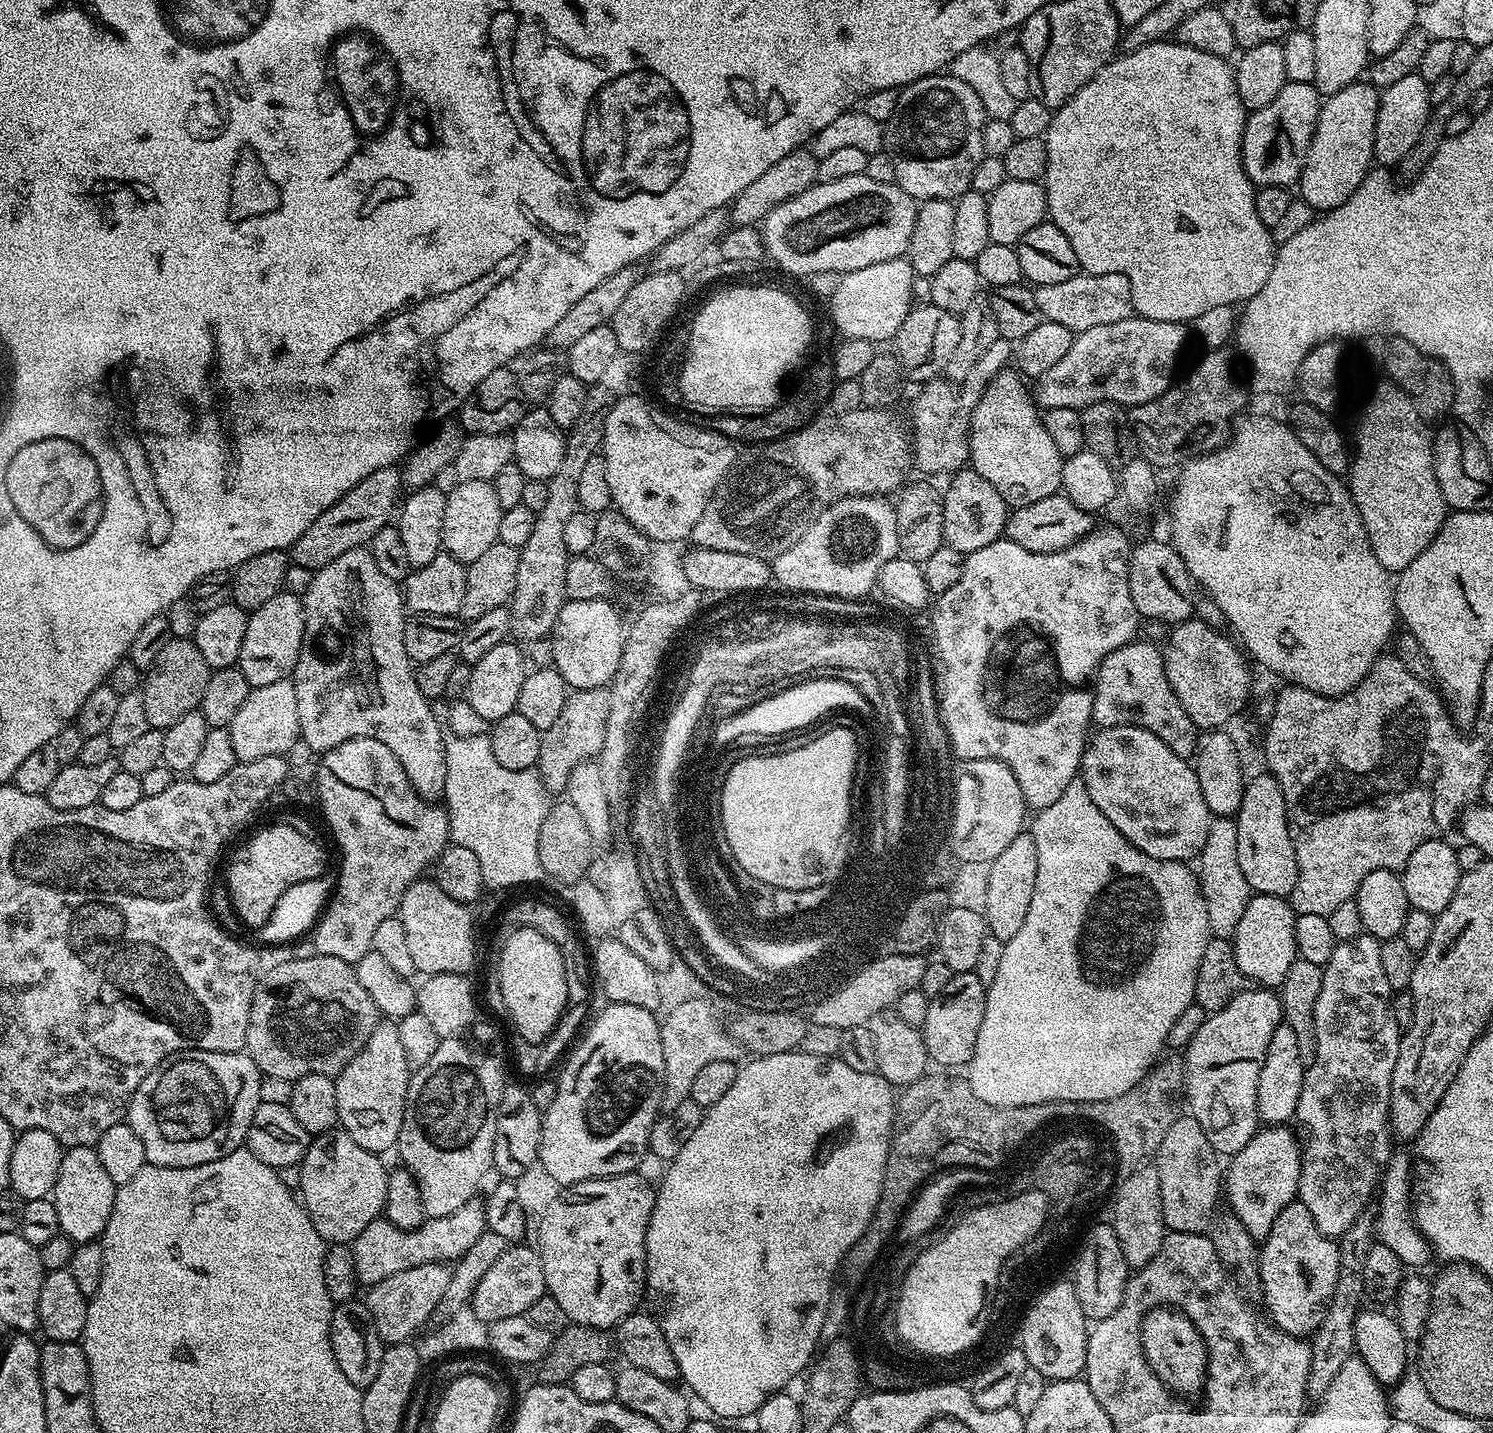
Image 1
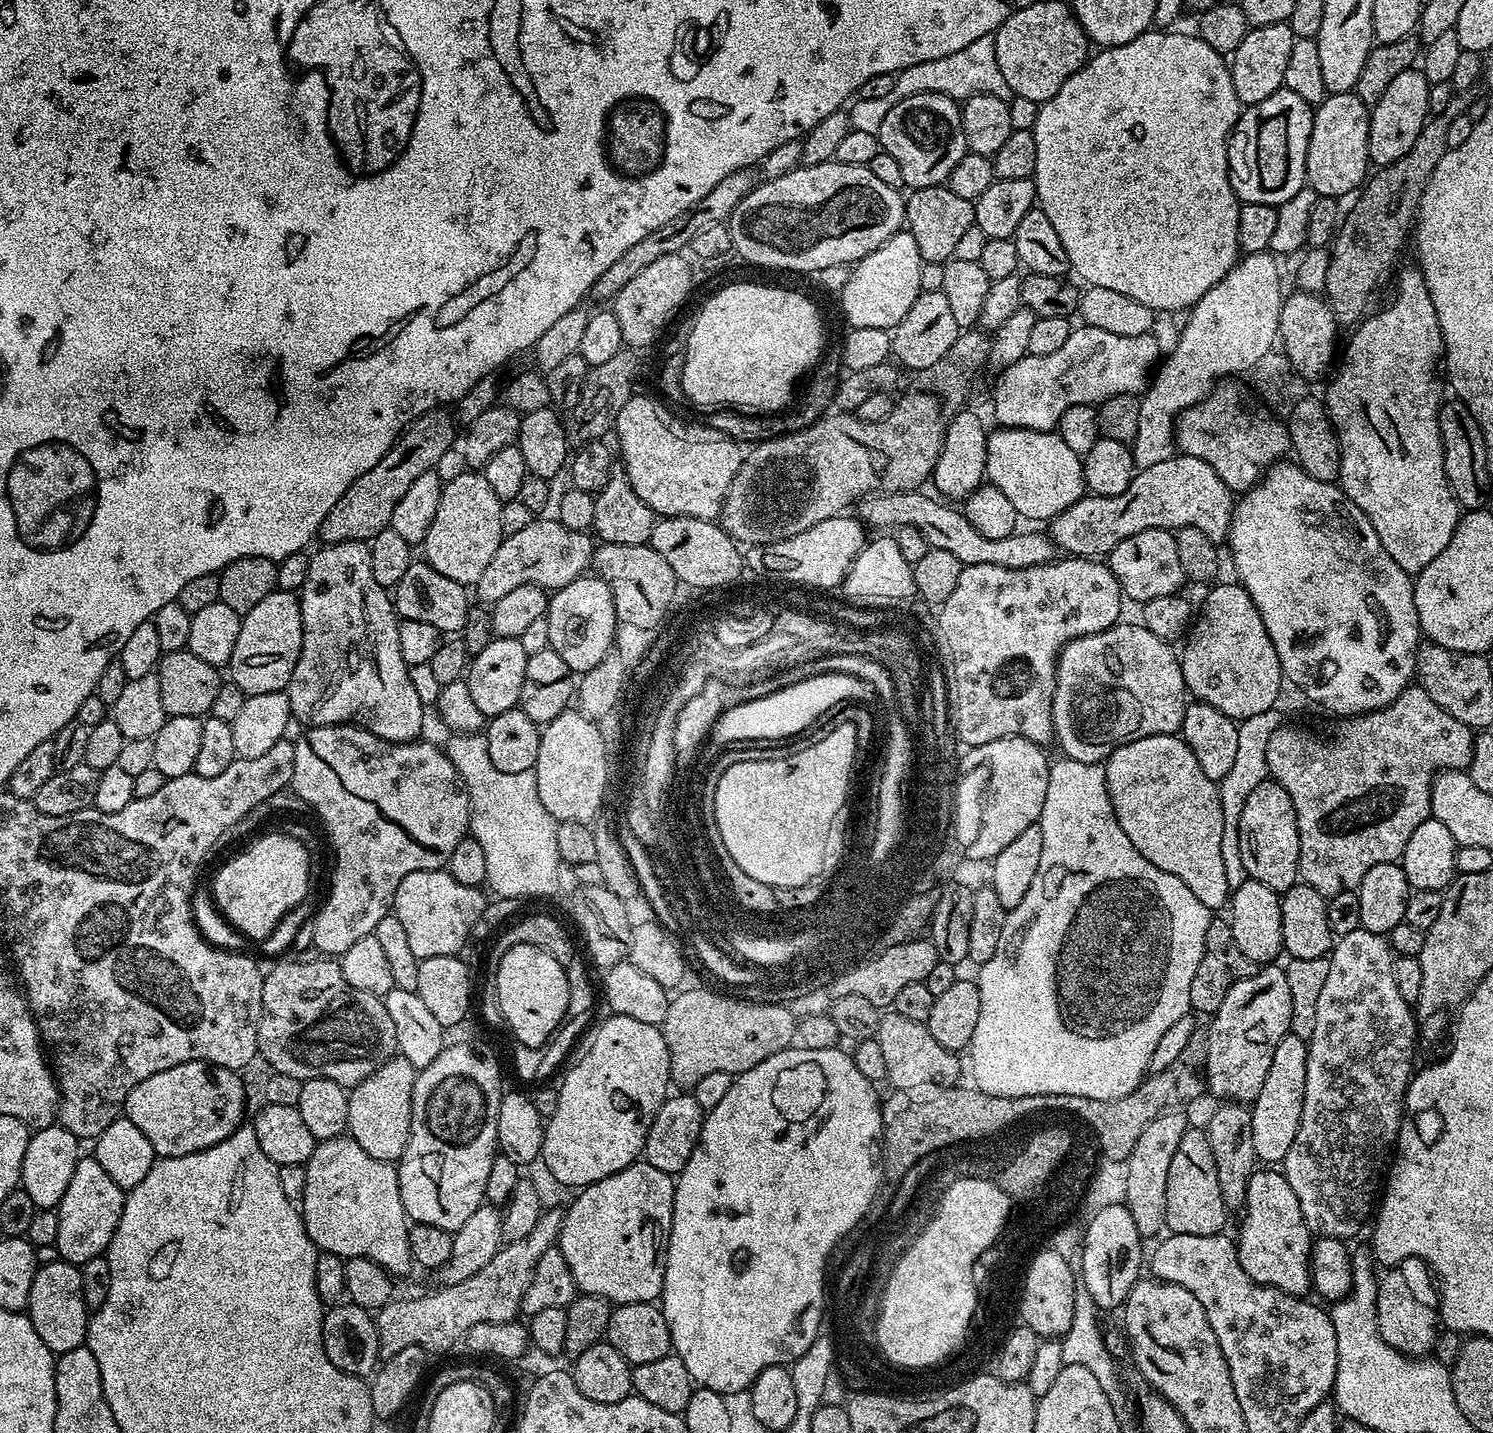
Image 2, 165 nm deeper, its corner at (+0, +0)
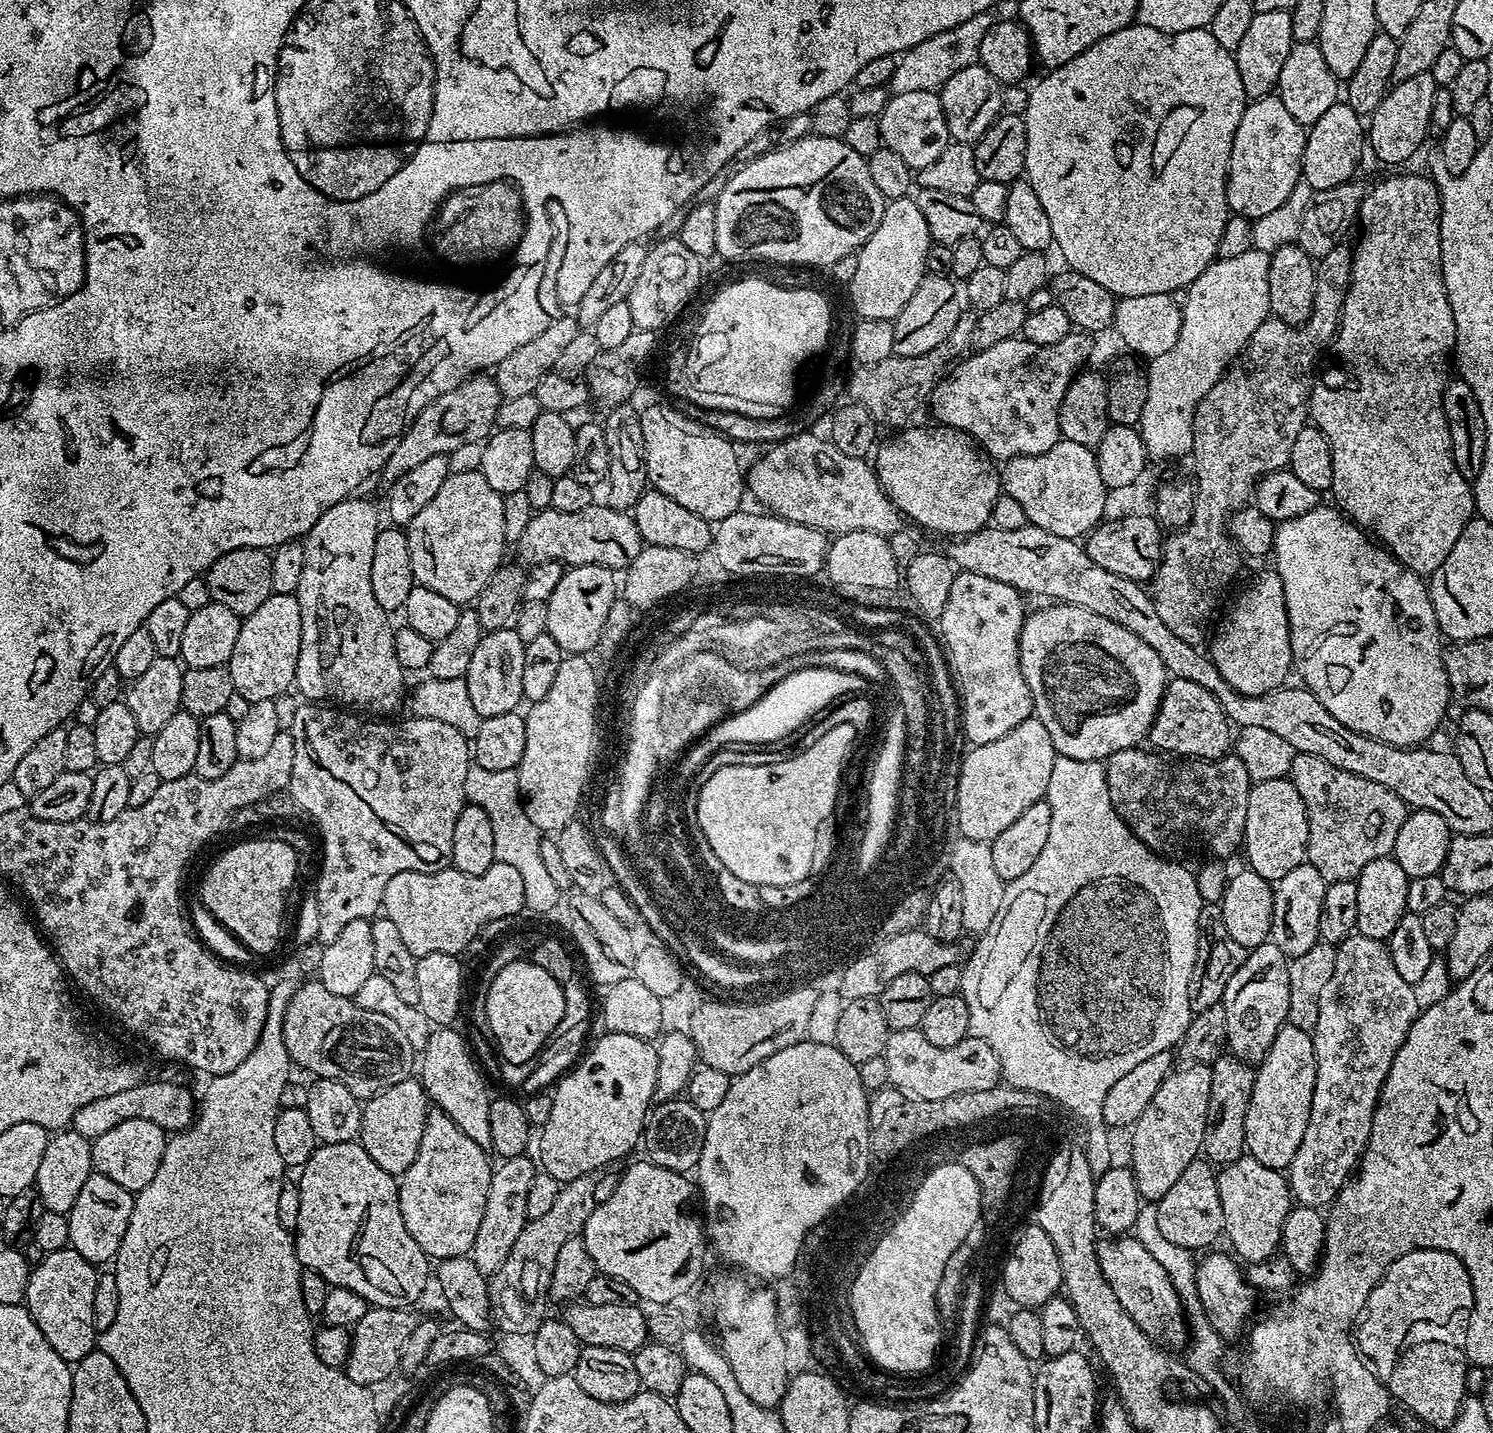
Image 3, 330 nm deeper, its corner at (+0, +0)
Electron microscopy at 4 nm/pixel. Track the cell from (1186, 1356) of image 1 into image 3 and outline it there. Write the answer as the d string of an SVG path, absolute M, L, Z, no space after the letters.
M1124 1234L1119 1238L1104 1239L1101 1239L1096 1246L1098 1262L1102 1266L1102 1274L1106 1274L1106 1282L1110 1282L1110 1290L1114 1290L1114 1294L1118 1294L1118 1302L1122 1302L1122 1310L1126 1310L1126 1314L1130 1314L1130 1318L1134 1318L1134 1322L1139 1328L1157 1344L1168 1350L1177 1350L1176 1348L1180 1347L1183 1349L1190 1340L1190 1328L1186 1323L1186 1309L1170 1280L1170 1274L1166 1274L1166 1270L1162 1270L1162 1262L1156 1261L1151 1256L1150 1250L1146 1250L1146 1246L1142 1246L1142 1242L1136 1240L1135 1235Z

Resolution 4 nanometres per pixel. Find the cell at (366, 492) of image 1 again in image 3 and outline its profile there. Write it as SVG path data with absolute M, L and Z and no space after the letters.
M477 374L454 386L454 390L446 390L446 394L431 400L404 429L399 440L392 445L390 458L382 469L385 481L397 480L399 476L406 474L406 470L414 470L414 466L426 462L426 458L447 457L458 446L481 443L493 431L501 399L493 377L488 374Z

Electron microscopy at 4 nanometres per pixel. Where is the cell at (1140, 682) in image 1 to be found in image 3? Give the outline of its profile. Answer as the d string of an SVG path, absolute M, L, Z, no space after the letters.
M1052 602L1047 606L1049 608L1040 608L1033 616L1031 613L1025 619L1020 631L1020 665L1022 666L1022 674L1032 691L1035 719L1040 720L1042 726L1046 726L1056 755L1078 758L1079 760L1107 761L1108 757L1113 756L1118 750L1137 747L1147 737L1148 731L1152 729L1152 723L1158 714L1158 706L1164 697L1164 688L1170 679L1162 658L1158 658L1158 654L1154 654L1154 650L1150 650L1150 646L1146 646L1146 642L1142 642L1142 638L1138 638L1138 634L1126 630L1126 626L1118 626L1118 622L1110 622L1110 618L1102 618L1102 614L1090 614L1090 610L1082 610L1082 606L1074 606L1073 604Z

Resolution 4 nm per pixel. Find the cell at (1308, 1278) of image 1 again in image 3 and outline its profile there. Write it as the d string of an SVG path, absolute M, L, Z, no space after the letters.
M1247 1154L1217 1171L1218 1198L1222 1198L1224 1236L1232 1243L1231 1251L1249 1265L1267 1262L1280 1252L1282 1224L1294 1207L1294 1197L1288 1177L1279 1168L1262 1166L1258 1158Z

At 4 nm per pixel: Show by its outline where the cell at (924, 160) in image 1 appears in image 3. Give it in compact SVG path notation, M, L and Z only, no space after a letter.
M914 90L911 94L892 96L878 119L883 147L894 150L894 154L899 154L906 166L914 170L930 166L930 162L936 161L950 142L942 102L936 92Z

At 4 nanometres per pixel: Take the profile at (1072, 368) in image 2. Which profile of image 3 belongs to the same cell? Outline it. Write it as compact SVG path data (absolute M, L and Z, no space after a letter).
M1073 330L1066 338L1062 338L1062 342L1054 342L1054 346L1038 346L1034 342L1023 338L1013 338L1010 340L1003 340L1002 342L994 342L994 346L979 349L975 354L965 355L963 359L951 369L950 375L947 378L941 379L936 387L933 388L930 397L932 412L940 419L937 421L939 421L941 425L949 428L956 428L958 431L971 436L972 439L992 457L993 461L1007 462L1013 460L1015 456L1046 454L1046 450L1050 450L1050 446L1054 446L1062 438L1060 435L1060 427L1058 426L1058 410L1062 402L1062 394L1066 394L1070 382L1077 379L1079 372L1076 371L1088 360L1088 351L1092 348L1092 344L1088 340L1091 340L1089 333Z

